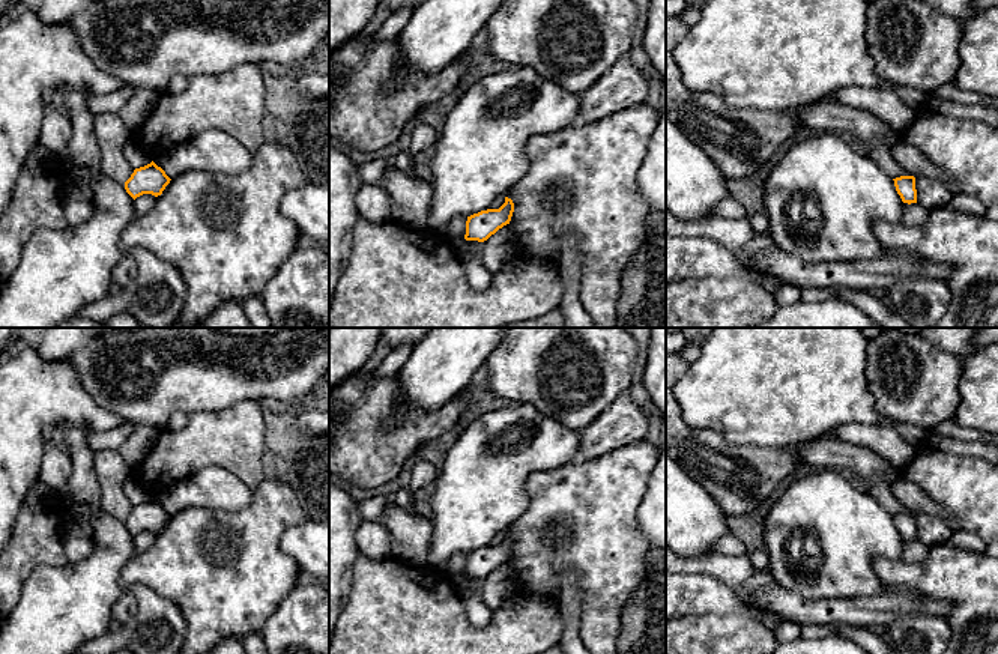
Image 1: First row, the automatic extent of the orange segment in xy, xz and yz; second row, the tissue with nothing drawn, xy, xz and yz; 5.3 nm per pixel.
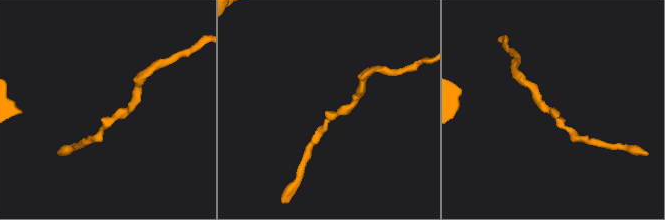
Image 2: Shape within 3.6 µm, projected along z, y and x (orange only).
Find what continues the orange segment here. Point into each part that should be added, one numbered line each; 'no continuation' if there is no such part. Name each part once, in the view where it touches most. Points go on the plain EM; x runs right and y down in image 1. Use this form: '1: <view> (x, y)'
no continuation

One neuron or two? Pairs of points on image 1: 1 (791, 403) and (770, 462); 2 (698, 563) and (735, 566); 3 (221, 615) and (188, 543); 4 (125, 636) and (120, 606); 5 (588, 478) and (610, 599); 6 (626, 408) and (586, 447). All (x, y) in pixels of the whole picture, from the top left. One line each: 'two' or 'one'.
1: two
2: one
3: one
4: two
5: one
6: one

